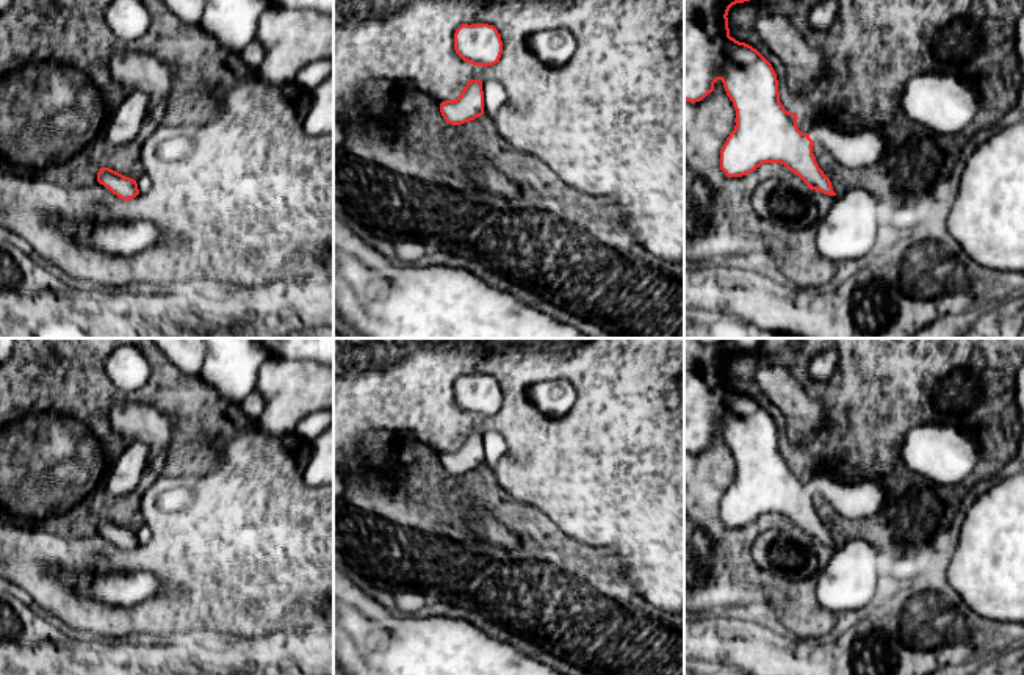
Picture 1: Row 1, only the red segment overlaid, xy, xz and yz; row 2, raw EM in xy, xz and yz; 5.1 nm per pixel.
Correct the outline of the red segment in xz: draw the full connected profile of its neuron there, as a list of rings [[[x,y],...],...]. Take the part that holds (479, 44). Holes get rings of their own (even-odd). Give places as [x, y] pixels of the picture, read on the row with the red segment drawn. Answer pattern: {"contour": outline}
{"contour": [[[462,23],[454,33],[454,50],[473,66],[493,66],[503,53],[501,34],[489,23]]]}

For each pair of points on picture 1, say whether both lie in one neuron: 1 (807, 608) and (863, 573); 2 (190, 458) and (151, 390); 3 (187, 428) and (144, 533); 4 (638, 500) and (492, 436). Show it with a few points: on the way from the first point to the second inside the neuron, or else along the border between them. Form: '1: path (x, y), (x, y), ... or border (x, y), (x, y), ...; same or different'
1: border (818, 573), (816, 600), (833, 614); different
2: path (190, 440), (190, 425), (168, 403); same
3: border (143, 522), (135, 530); different
4: border (503, 431), (506, 453), (492, 469); different

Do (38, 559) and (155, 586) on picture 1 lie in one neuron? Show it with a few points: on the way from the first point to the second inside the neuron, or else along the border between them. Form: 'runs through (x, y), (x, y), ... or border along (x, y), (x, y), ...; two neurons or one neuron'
border along (46, 569), (47, 573), (66, 588), (97, 600); two neurons

